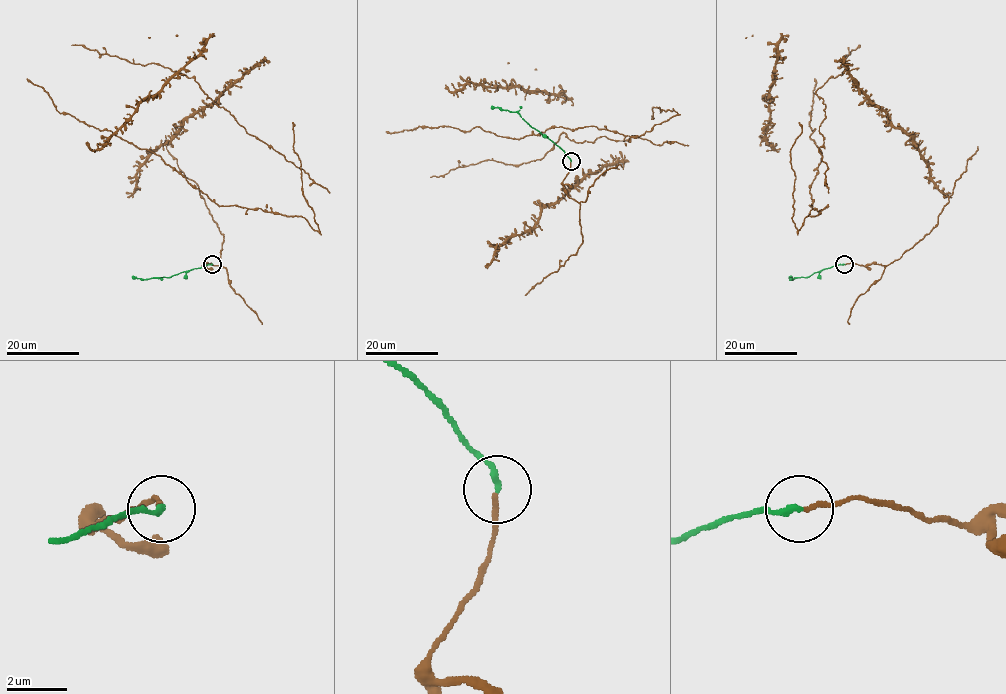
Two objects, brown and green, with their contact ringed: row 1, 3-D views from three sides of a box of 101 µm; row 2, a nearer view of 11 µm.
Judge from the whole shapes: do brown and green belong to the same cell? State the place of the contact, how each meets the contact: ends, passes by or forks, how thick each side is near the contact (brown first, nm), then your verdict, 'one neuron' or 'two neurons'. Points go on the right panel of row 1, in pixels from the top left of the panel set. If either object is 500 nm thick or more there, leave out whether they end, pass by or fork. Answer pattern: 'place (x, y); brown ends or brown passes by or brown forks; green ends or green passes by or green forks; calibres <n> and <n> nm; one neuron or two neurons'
place (844, 264); brown ends; green ends; calibres 150 and 200 nm; one neuron

